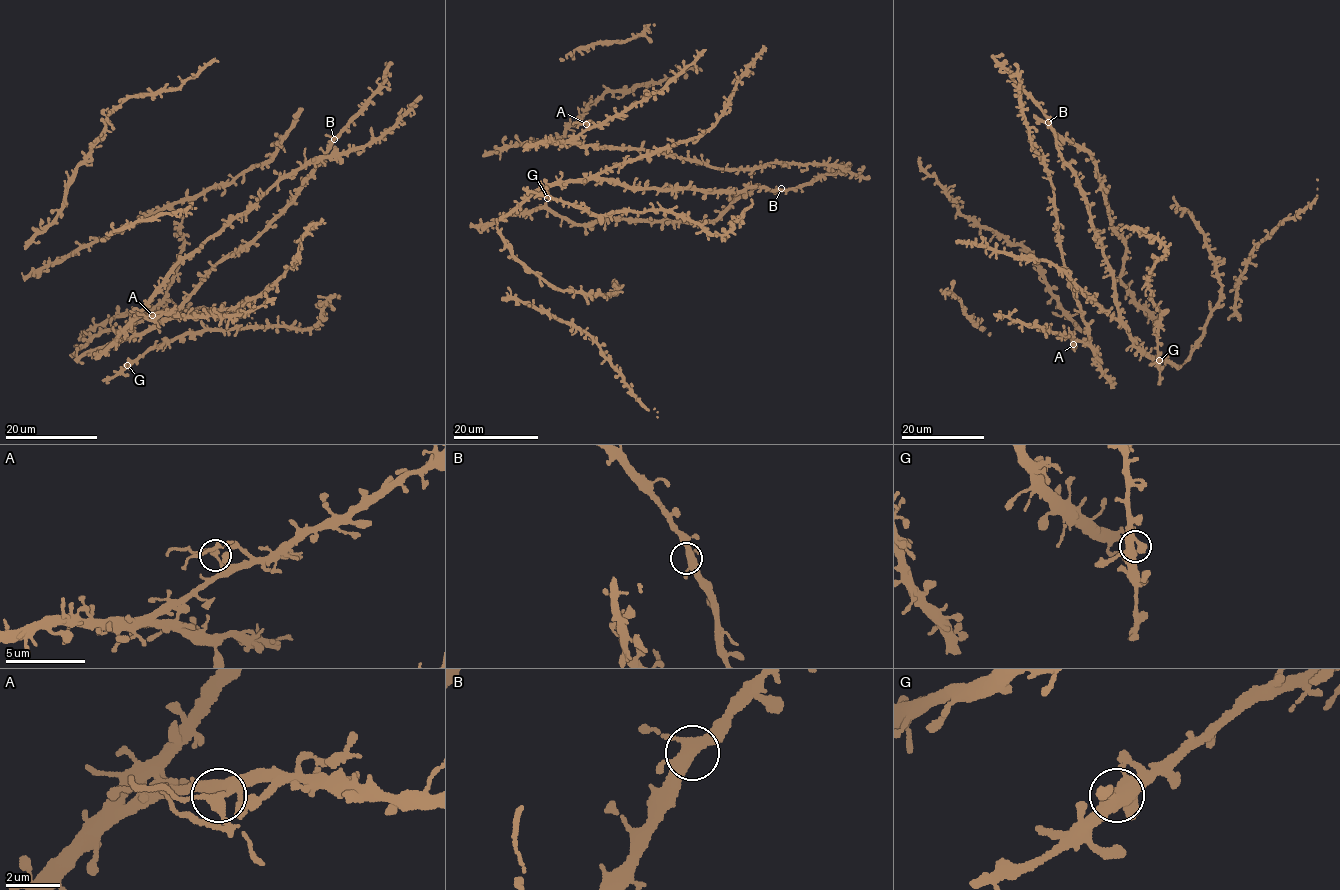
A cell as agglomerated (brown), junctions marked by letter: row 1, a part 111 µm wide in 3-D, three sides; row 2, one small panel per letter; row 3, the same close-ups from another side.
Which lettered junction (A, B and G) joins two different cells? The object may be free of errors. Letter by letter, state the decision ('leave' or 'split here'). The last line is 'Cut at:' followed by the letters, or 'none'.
A: split here
B: leave
G: leave
Cut at: A

